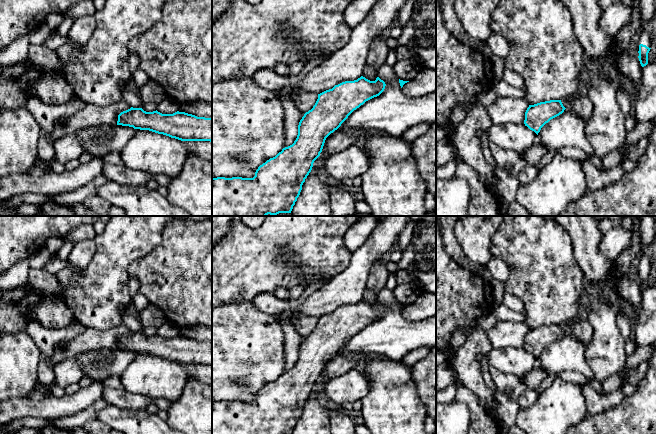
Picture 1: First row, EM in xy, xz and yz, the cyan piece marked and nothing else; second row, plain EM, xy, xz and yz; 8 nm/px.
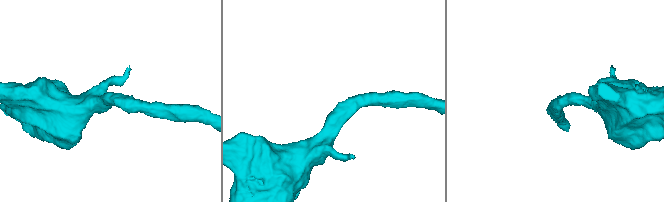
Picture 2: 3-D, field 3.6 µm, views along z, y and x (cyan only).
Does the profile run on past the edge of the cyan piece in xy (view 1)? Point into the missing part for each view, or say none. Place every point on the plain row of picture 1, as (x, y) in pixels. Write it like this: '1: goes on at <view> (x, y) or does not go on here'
1: does not go on here

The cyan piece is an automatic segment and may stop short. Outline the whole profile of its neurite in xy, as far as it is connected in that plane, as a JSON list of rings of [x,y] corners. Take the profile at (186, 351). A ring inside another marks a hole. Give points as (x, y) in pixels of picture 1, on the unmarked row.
[[[133,332],[118,339],[117,349],[149,354],[181,365],[212,366],[212,342],[197,341],[185,336],[162,338]]]

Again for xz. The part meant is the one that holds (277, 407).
[[[361,300],[357,304],[342,306],[318,318],[313,332],[306,336],[299,346],[294,367],[260,389],[253,402],[212,402],[212,434],[292,434],[314,385],[322,376],[326,362],[337,354],[354,334],[379,320],[385,310],[385,306],[379,301],[370,305]]]

